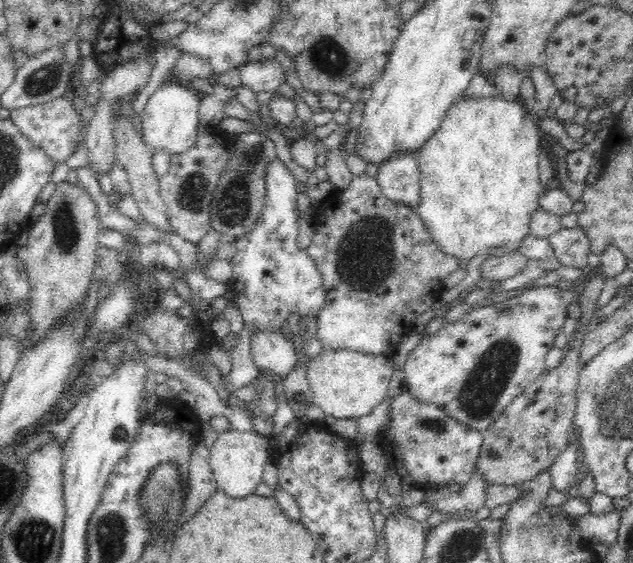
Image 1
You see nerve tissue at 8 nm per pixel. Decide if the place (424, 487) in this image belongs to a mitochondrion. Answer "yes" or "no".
no

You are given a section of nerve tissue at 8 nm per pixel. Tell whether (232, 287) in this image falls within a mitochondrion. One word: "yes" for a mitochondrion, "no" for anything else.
no

